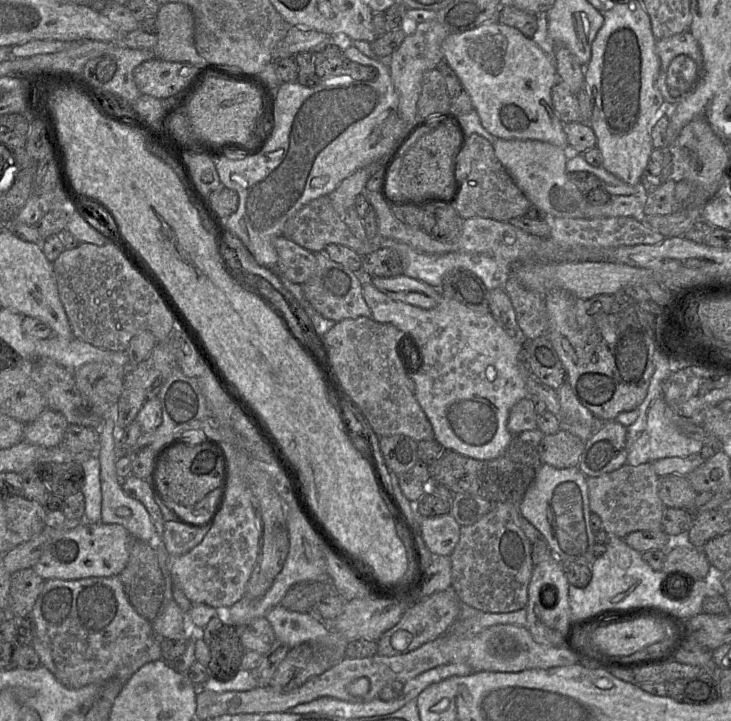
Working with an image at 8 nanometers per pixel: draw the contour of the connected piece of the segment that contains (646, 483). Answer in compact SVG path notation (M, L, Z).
M652 463L623 465L598 477L587 477L589 506L597 514L607 533L624 538L631 532L661 529L665 505L658 495L659 476Z

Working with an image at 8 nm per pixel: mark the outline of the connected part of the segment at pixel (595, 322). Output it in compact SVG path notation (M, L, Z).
M552 289L545 295L550 339L565 371L566 381L579 402L603 422L614 421L622 412L637 409L644 401L655 371L654 332L659 307L652 301L638 303L625 293L601 294L580 299L565 289Z

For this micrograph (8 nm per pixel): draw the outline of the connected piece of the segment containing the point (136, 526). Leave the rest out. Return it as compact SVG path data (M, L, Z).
M112 406L109 412L103 414L102 423L98 428L99 444L98 457L100 461L101 483L101 522L104 524L122 525L133 538L147 543L157 541L157 532L146 508L139 501L127 496L121 487L122 480L116 474L117 459L117 407Z

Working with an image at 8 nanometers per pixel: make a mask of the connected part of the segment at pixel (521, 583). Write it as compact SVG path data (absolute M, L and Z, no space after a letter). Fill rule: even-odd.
M492 503L492 509L474 524L461 526L459 541L450 555L451 587L459 600L482 612L506 613L526 607L533 572L532 543L519 526L518 503Z

